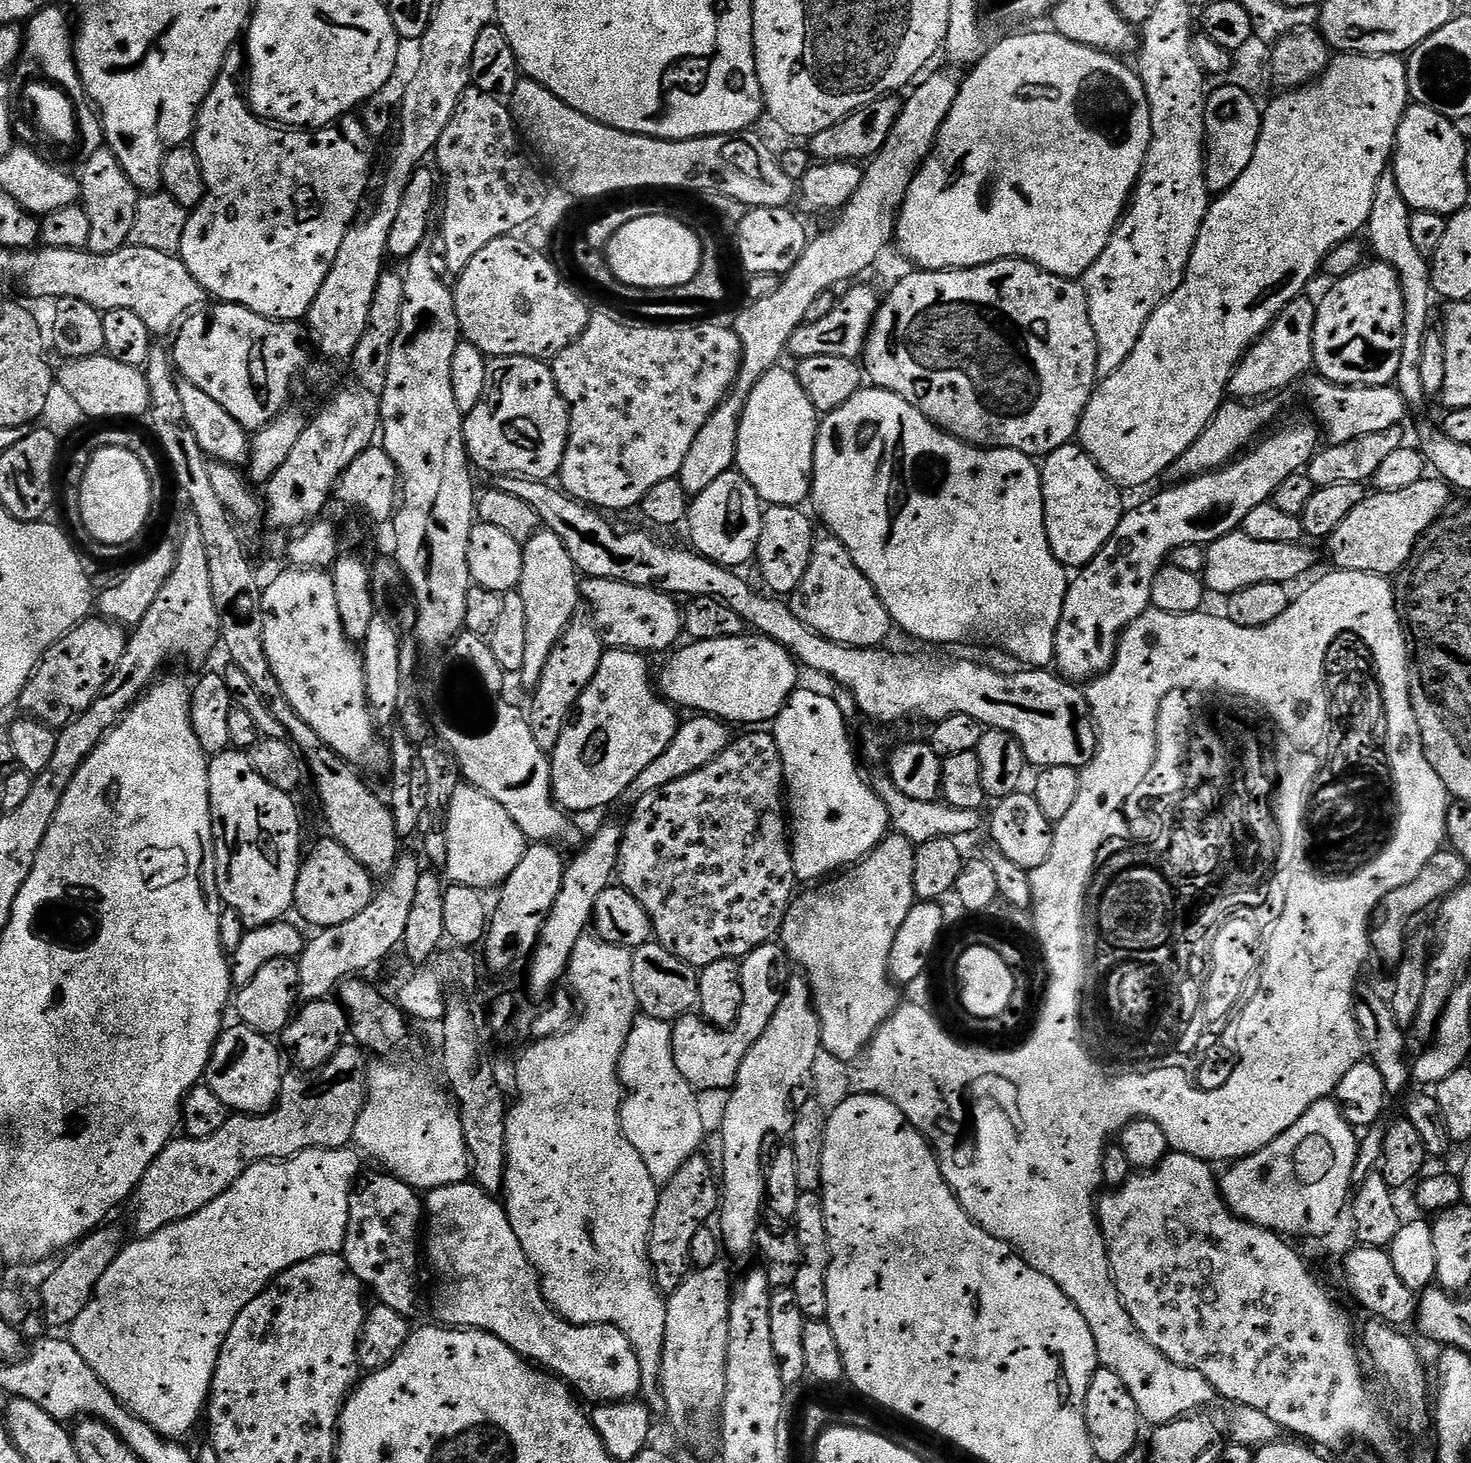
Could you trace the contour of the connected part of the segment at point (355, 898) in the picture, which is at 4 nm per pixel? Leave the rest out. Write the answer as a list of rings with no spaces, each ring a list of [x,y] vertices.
[[[325,838],[320,840],[312,848],[312,853],[303,857],[298,874],[298,882],[294,886],[294,912],[300,915],[308,924],[313,924],[316,930],[341,926],[344,922],[357,917],[366,906],[370,905],[373,897],[376,895],[378,888],[374,883],[374,877],[368,869],[359,864],[337,840]]]

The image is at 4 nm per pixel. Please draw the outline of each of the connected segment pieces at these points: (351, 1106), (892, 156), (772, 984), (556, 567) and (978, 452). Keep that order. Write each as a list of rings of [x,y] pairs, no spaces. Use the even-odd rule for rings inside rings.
[[[345,1042],[330,1058],[326,1066],[317,1068],[315,1072],[296,1070],[285,1075],[280,1091],[280,1099],[271,1112],[263,1114],[232,1114],[229,1115],[226,1126],[218,1130],[218,1134],[210,1134],[210,1138],[189,1140],[174,1138],[162,1150],[136,1187],[131,1197],[130,1205],[136,1211],[136,1228],[140,1236],[149,1236],[182,1218],[190,1218],[190,1214],[198,1214],[202,1206],[214,1202],[221,1196],[250,1166],[263,1160],[289,1160],[302,1150],[311,1148],[346,1148],[353,1143],[358,1118],[362,1114],[368,1099],[368,1069],[365,1049],[355,1042]]]
[[[936,72],[929,80],[923,80],[911,89],[912,97],[903,101],[898,122],[894,122],[894,130],[890,130],[890,138],[884,143],[884,149],[871,157],[868,173],[860,176],[858,190],[844,205],[840,221],[817,240],[816,237],[809,239],[802,258],[798,258],[794,270],[782,277],[774,294],[745,303],[745,308],[737,314],[734,330],[740,339],[740,372],[736,376],[734,391],[725,396],[706,426],[698,430],[698,438],[694,438],[694,446],[690,446],[686,462],[682,462],[678,479],[685,493],[706,490],[706,486],[722,478],[722,474],[733,471],[740,416],[744,413],[744,404],[752,393],[752,387],[771,368],[781,363],[780,355],[787,350],[791,340],[793,343],[798,329],[808,320],[808,311],[816,299],[824,292],[832,292],[835,284],[852,280],[859,272],[866,271],[883,254],[888,240],[890,244],[893,239],[908,187],[936,147],[940,128],[960,92],[961,81],[958,76],[956,80],[952,72]]]
[[[769,942],[748,953],[740,965],[743,1006],[741,1017],[732,1028],[717,1028],[694,1012],[686,1013],[673,1023],[671,1048],[674,1050],[675,1065],[692,1087],[700,1092],[727,1091],[735,1087],[742,1060],[750,1046],[765,1033],[766,1026],[778,1008],[783,992],[778,978],[782,970],[789,968],[790,961],[783,945]]]
[[[537,530],[527,537],[523,545],[524,570],[518,585],[526,606],[526,650],[522,676],[529,685],[535,686],[553,650],[564,637],[564,631],[577,619],[576,611],[582,608],[582,576],[576,567],[564,539],[551,530]]]
[[[875,386],[861,387],[860,391],[854,394],[854,398],[850,398],[850,402],[846,402],[842,406],[838,406],[830,413],[827,413],[819,421],[818,431],[816,433],[816,452],[812,456],[812,490],[810,493],[811,503],[816,503],[818,511],[824,515],[824,520],[829,524],[831,535],[848,547],[850,554],[854,558],[854,562],[858,566],[858,570],[862,570],[862,574],[866,574],[866,578],[876,587],[876,592],[880,596],[880,601],[886,606],[886,610],[892,616],[893,625],[897,629],[900,628],[904,632],[909,632],[916,640],[925,640],[928,644],[960,644],[963,640],[989,640],[992,644],[997,644],[1000,648],[1005,648],[1012,656],[1017,656],[1021,660],[1021,665],[1031,666],[1033,669],[1040,670],[1045,666],[1053,663],[1056,654],[1056,631],[1060,625],[1062,618],[1062,610],[1064,609],[1064,599],[1068,593],[1070,583],[1070,572],[1060,565],[1061,557],[1052,550],[1052,543],[1048,540],[1048,531],[1046,530],[1046,514],[1044,513],[1044,495],[1042,494],[1042,482],[1040,481],[1040,468],[1037,461],[1033,457],[1028,456],[1025,452],[1019,452],[1013,448],[977,448],[975,444],[965,444],[964,441],[949,436],[942,428],[937,428],[932,421],[927,420],[920,411],[910,402],[906,402],[906,398],[902,398],[893,392],[887,392],[885,388]]]

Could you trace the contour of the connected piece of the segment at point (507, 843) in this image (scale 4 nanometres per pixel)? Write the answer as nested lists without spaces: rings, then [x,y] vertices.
[[[467,782],[458,784],[446,813],[449,830],[447,879],[453,884],[481,890],[503,885],[504,880],[514,874],[514,866],[522,862],[528,849],[530,840],[524,837],[527,836],[525,829],[517,826],[512,813],[505,810],[490,793]]]

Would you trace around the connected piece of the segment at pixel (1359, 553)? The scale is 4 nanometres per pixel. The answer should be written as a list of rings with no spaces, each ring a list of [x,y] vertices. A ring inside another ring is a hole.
[[[1425,478],[1402,490],[1373,492],[1373,496],[1372,493],[1365,495],[1364,500],[1342,518],[1340,525],[1327,537],[1326,544],[1337,569],[1392,578],[1399,568],[1409,567],[1421,536],[1445,515],[1450,488],[1439,478]]]

